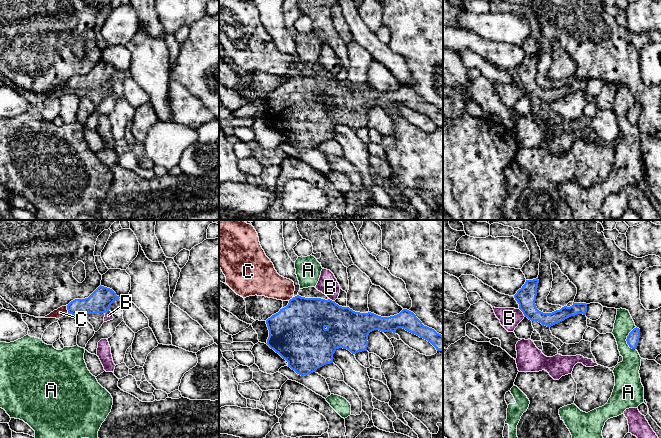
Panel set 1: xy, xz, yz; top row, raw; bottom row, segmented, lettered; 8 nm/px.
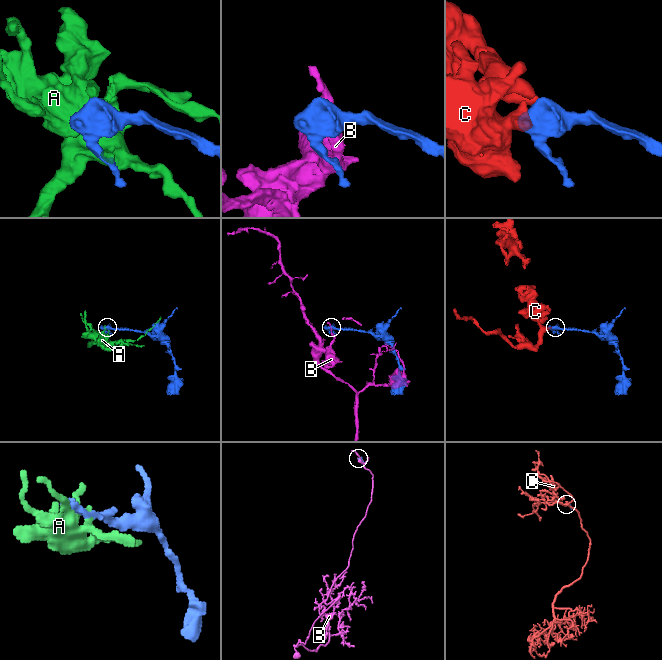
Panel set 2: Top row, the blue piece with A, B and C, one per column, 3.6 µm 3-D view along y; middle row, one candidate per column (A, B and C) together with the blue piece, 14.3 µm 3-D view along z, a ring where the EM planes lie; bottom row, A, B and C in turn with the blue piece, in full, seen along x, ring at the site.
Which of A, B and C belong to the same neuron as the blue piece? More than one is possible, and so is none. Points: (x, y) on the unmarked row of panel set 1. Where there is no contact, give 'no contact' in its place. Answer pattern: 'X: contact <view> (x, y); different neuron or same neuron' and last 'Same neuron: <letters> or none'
A: contact yz (627, 114); different neuron
B: contact yz (522, 87); different neuron
C: contact xy (67, 85); different neuron
Same neuron: none

